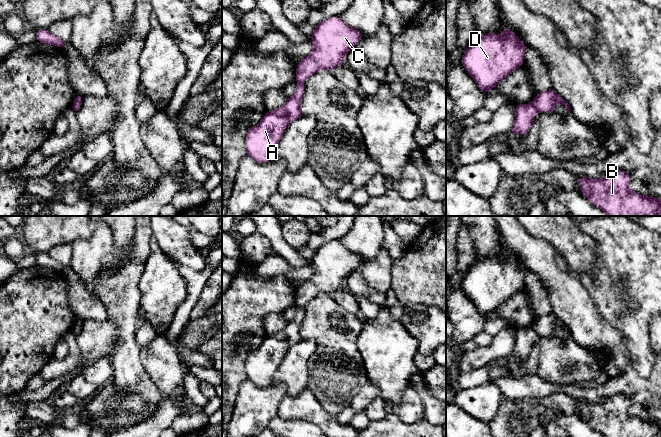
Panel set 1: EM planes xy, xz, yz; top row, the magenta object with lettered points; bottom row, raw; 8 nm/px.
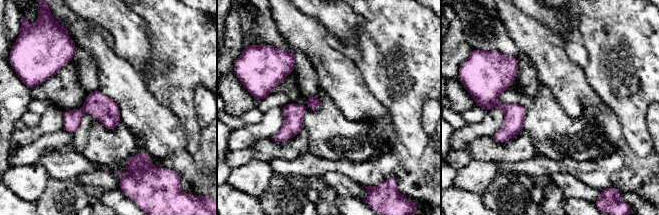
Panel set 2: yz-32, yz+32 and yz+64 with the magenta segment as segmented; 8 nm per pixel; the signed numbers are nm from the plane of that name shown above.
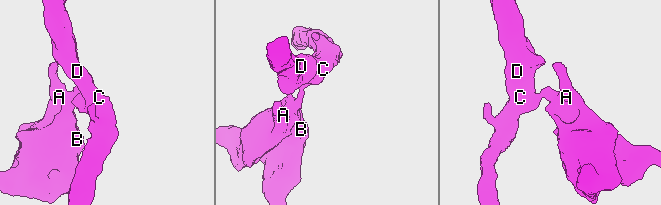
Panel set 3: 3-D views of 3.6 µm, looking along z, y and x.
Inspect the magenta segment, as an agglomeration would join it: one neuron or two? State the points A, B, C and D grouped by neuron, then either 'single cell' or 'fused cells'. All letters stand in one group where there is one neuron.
A B / C D; fused cells

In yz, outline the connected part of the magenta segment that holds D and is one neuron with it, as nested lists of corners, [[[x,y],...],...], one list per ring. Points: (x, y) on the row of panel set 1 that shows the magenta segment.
[[[506,25],[501,35],[489,32],[475,36],[461,63],[476,85],[487,95],[504,78],[524,63],[526,46]]]

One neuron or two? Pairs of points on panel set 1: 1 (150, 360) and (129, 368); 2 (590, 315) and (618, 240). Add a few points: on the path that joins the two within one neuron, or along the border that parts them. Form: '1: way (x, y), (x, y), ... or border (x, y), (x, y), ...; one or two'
1: border (140, 347), (140, 362), (148, 376), (155, 383); two
2: border (587, 285), (587, 290), (600, 315), (608, 323); two

